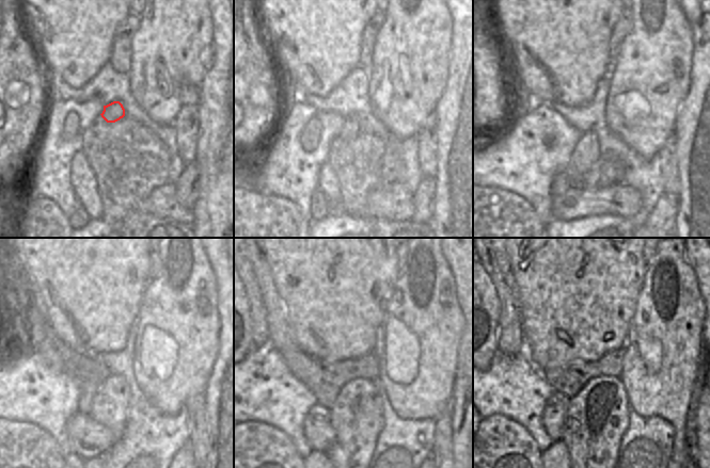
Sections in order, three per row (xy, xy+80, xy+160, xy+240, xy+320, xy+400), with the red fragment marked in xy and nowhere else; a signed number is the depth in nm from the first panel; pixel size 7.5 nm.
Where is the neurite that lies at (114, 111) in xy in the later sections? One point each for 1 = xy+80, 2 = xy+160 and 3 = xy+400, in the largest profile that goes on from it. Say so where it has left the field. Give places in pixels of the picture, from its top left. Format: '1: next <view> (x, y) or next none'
1: next xy+80 (350, 128)
2: next xy+160 (586, 151)
3: next xy+400 (597, 417)

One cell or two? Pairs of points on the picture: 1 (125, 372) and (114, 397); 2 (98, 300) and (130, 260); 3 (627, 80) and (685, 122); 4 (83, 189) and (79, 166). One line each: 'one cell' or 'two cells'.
1: two cells
2: one cell
3: two cells
4: one cell

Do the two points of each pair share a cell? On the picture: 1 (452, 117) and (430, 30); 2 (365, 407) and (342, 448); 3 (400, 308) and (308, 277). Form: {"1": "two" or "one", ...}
{"1": "two", "2": "one", "3": "two"}

